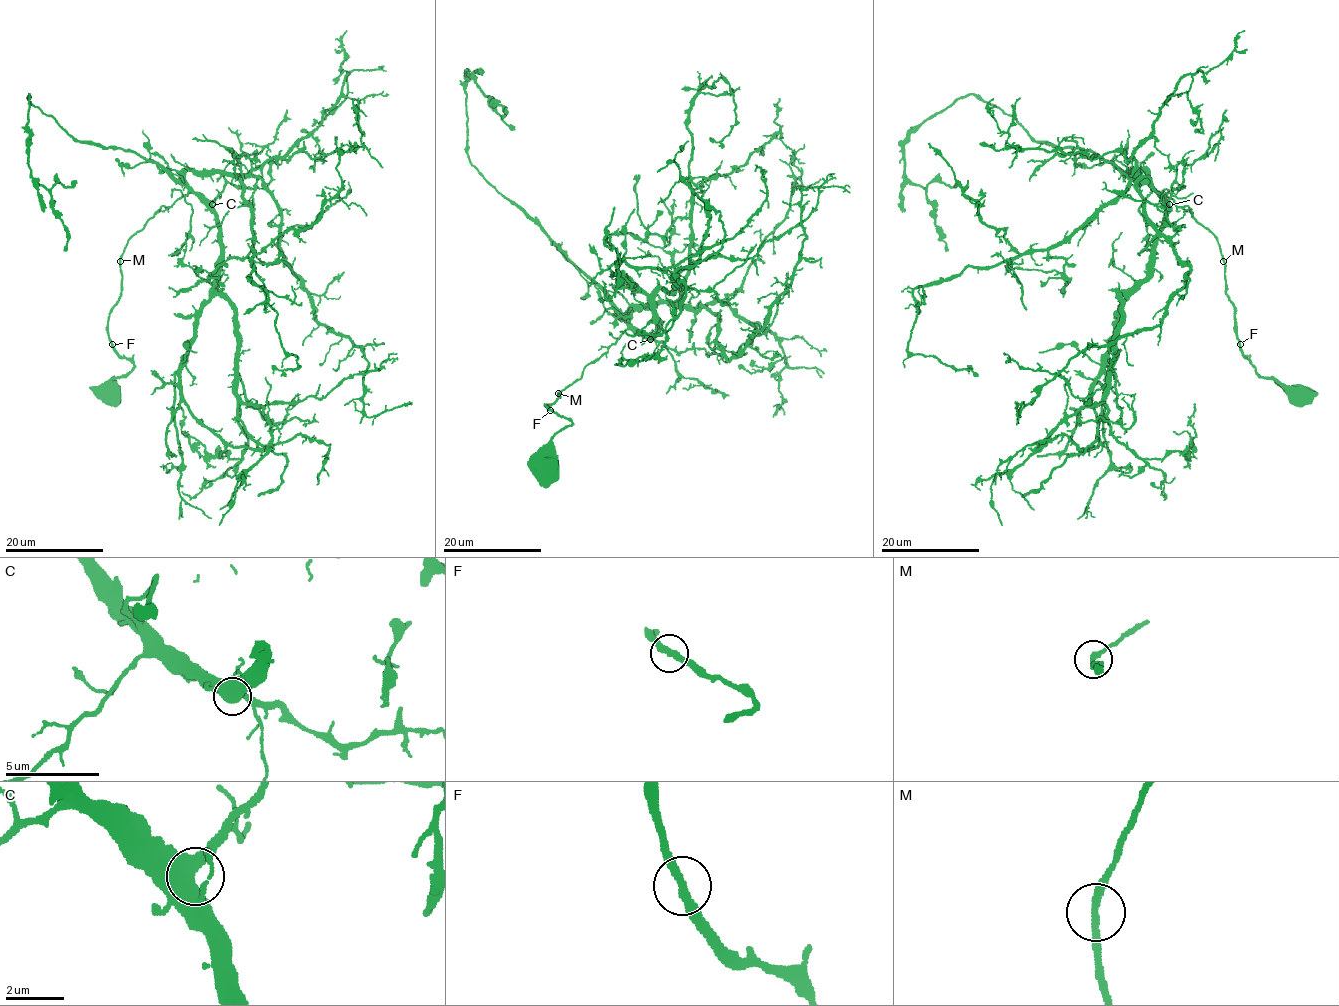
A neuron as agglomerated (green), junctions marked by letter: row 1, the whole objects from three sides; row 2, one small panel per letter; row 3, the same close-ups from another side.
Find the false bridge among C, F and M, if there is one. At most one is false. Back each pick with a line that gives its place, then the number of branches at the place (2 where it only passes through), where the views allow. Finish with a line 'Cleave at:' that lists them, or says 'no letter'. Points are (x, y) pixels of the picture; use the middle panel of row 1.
Cleave at: no letter

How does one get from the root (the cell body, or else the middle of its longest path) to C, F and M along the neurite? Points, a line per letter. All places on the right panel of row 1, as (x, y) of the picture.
C: (1299, 392), (1299, 388), (1262, 378), (1243, 353), (1217, 238), (1186, 205), (1178, 207), (1159, 193), (1169, 204)
F: (1299, 392), (1303, 391), (1299, 388), (1283, 388), (1272, 379), (1262, 378), (1243, 353), (1240, 345)
M: (1299, 392), (1299, 388), (1262, 378), (1243, 353), (1223, 260)

